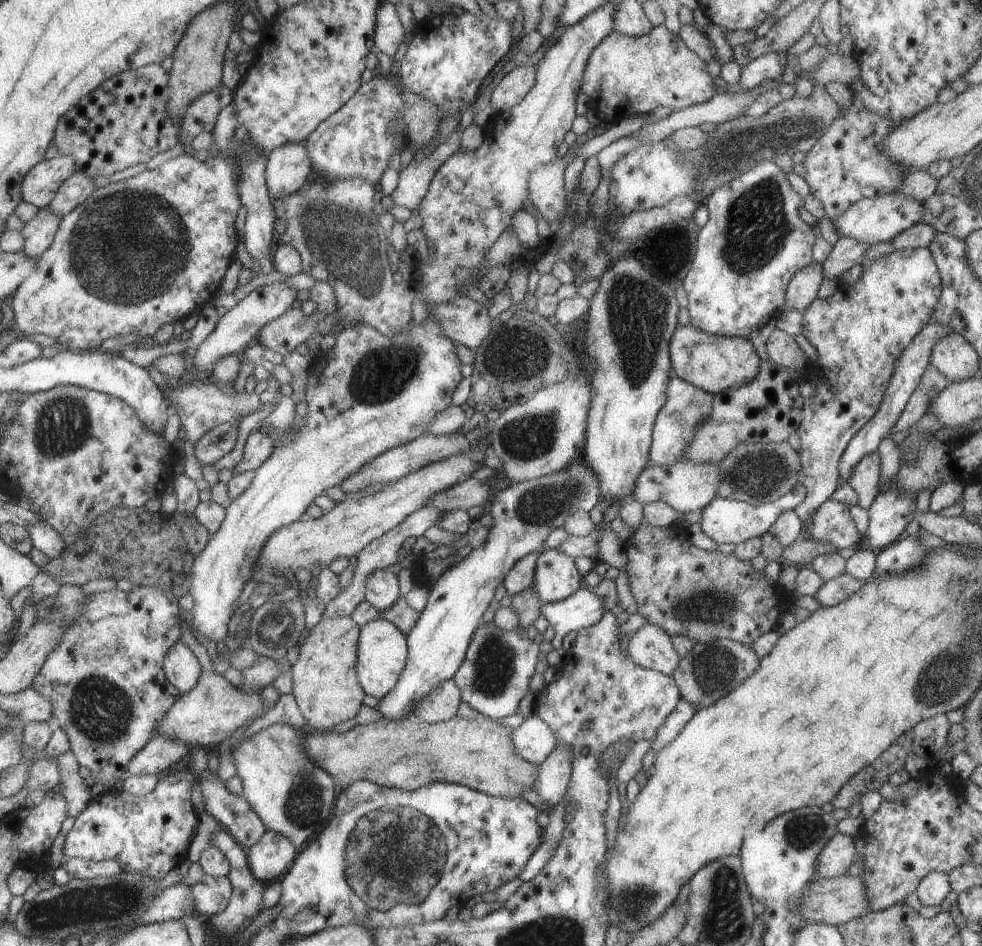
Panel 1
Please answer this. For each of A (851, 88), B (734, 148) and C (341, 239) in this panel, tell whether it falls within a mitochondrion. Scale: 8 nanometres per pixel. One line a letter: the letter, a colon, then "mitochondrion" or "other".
A: other
B: mitochondrion
C: mitochondrion

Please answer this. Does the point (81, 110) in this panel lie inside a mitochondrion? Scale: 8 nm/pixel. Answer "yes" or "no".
no

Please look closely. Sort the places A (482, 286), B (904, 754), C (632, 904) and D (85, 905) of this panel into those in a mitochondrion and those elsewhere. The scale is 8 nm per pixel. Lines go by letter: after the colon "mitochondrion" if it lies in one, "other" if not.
A: other
B: other
C: mitochondrion
D: mitochondrion

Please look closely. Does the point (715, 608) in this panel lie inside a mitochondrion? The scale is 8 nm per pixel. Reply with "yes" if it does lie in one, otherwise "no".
yes

